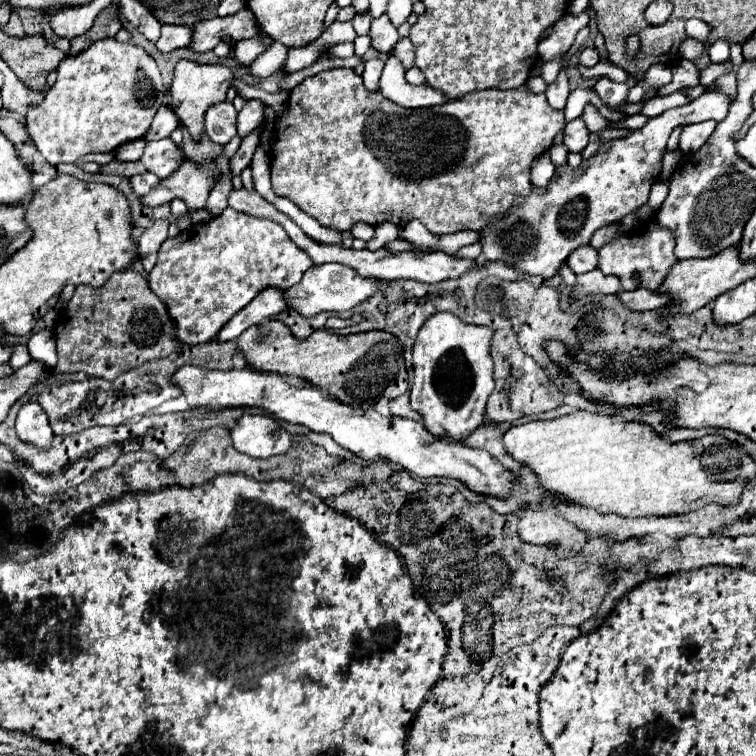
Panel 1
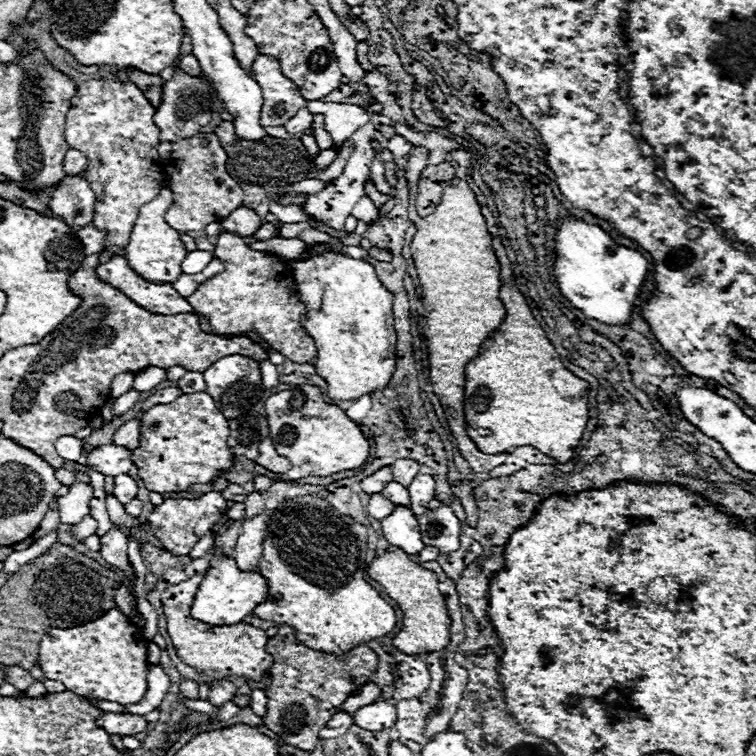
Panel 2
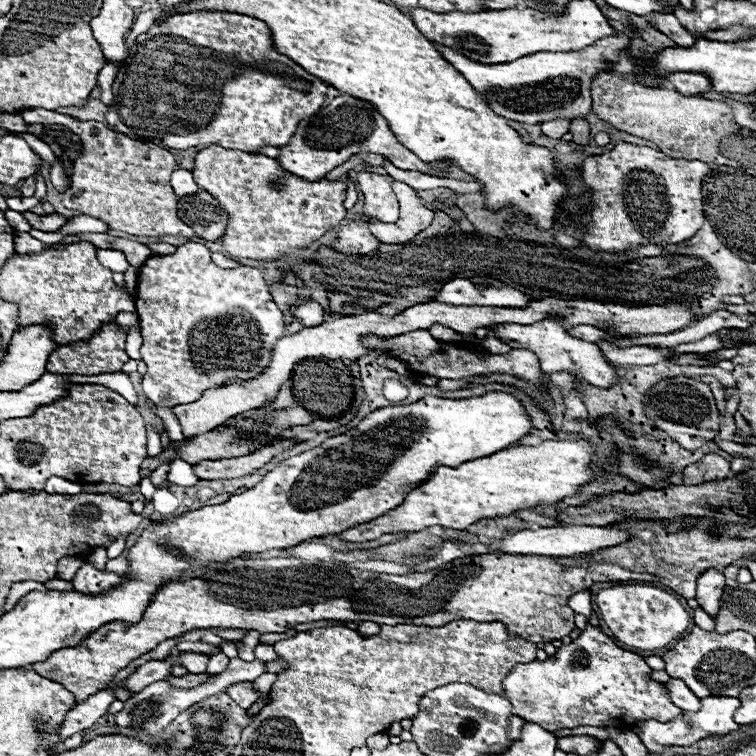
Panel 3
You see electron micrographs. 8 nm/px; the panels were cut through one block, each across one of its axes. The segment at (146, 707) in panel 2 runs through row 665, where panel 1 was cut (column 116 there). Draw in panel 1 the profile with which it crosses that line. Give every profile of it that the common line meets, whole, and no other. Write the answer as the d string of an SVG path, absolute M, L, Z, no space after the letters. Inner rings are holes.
M138 138L138 140L132 140L132 142L126 142L122 144L118 150L116 150L116 160L140 160L142 152L144 152L144 146L146 146L146 140L144 138Z

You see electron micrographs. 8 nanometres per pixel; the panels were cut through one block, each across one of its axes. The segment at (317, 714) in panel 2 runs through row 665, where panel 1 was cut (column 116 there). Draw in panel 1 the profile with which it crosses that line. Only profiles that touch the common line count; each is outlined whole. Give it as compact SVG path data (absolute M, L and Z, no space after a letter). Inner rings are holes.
M134 270L116 272L104 288L80 284L68 306L58 314L54 336L58 372L84 372L106 380L114 380L148 360L160 360L182 348L178 326L172 322L168 308Z

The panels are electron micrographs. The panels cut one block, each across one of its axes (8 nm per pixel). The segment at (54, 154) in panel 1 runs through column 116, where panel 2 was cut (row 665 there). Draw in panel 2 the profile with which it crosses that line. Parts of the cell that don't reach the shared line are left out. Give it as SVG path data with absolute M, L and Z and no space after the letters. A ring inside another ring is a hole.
M108 610L102 618L76 628L52 628L40 640L38 662L44 678L62 682L78 696L136 704L146 694L146 640L138 626L134 626L118 610Z

